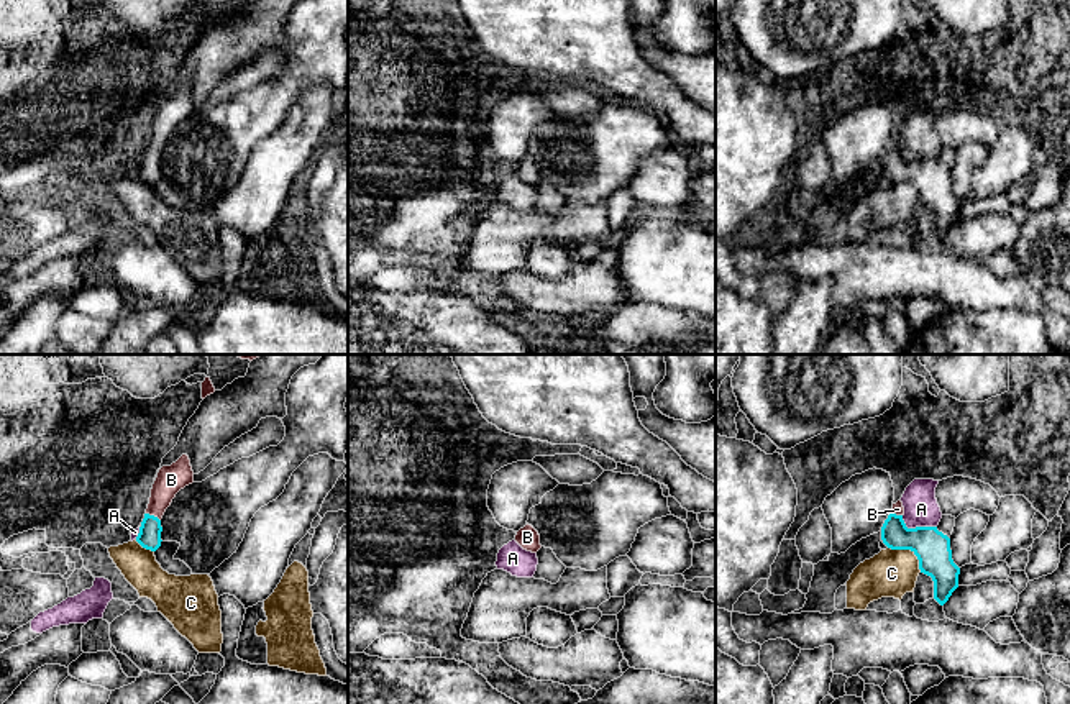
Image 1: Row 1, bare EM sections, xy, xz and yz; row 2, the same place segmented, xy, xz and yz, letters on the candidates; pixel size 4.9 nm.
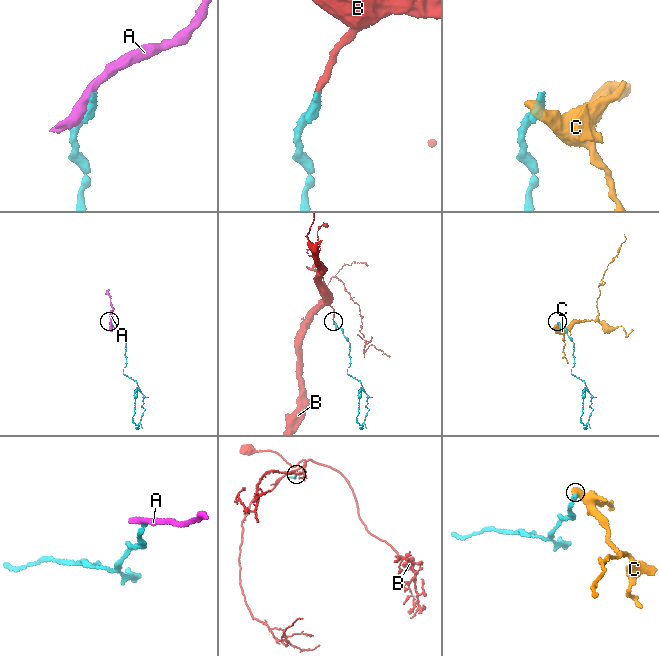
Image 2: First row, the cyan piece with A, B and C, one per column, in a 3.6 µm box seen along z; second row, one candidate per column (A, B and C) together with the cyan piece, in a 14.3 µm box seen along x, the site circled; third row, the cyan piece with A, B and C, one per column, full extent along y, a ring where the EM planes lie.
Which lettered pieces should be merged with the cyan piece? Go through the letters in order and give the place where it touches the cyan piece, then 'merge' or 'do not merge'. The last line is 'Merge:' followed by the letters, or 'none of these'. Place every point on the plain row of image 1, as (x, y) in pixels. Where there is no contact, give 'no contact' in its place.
A: yz (916, 160) | do not merge
B: xy (153, 148) | merge
C: yz (909, 181) | do not merge
Merge: B

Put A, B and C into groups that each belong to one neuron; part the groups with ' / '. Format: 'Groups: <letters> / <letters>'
Groups: A / B / C

